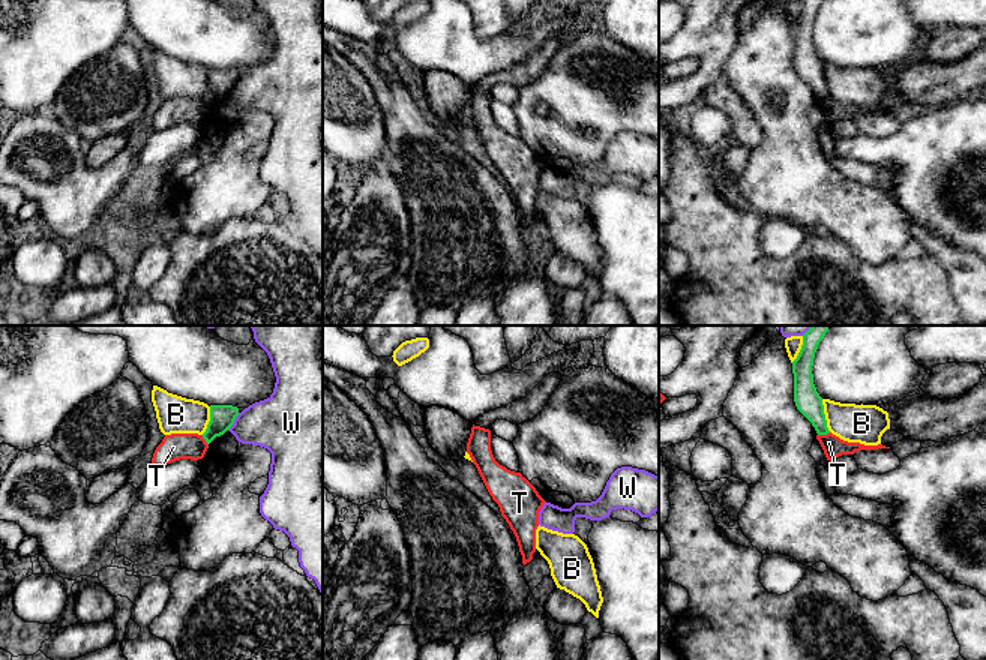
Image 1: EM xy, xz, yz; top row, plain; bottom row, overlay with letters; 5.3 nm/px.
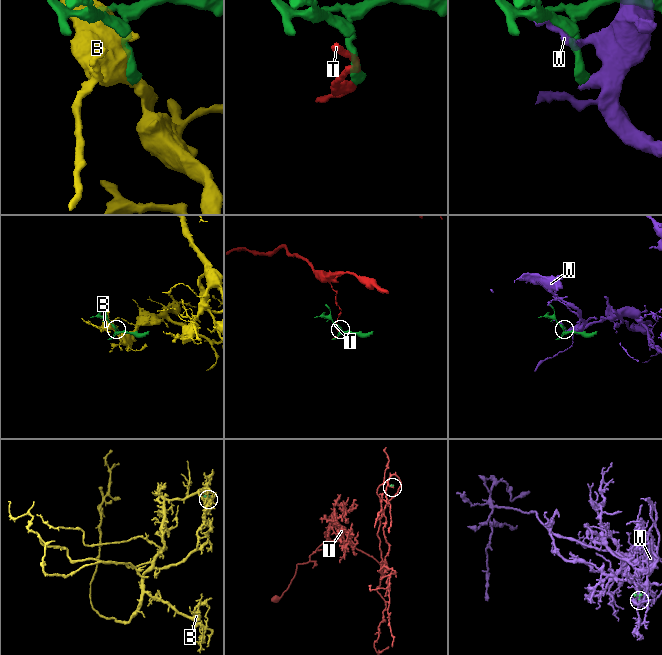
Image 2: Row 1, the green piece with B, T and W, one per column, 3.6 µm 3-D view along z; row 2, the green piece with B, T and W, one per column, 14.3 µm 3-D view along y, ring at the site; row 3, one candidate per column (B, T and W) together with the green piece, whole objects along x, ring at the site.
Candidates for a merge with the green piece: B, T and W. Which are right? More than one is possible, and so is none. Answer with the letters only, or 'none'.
none

